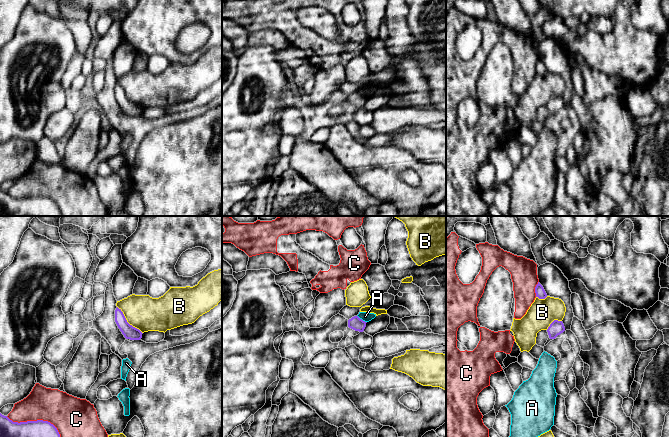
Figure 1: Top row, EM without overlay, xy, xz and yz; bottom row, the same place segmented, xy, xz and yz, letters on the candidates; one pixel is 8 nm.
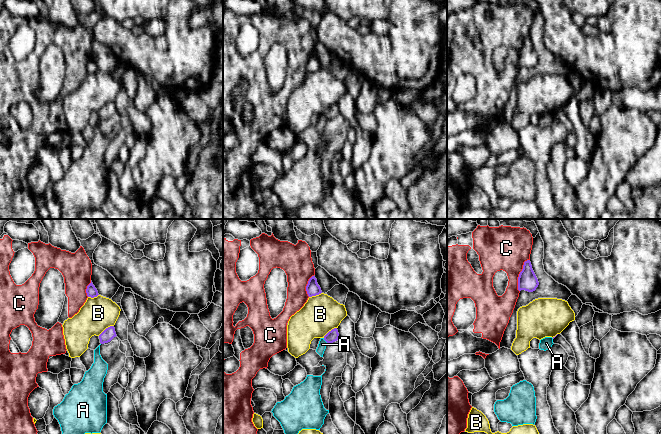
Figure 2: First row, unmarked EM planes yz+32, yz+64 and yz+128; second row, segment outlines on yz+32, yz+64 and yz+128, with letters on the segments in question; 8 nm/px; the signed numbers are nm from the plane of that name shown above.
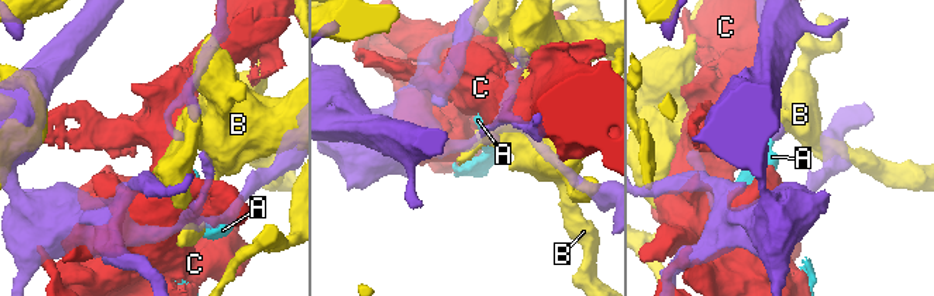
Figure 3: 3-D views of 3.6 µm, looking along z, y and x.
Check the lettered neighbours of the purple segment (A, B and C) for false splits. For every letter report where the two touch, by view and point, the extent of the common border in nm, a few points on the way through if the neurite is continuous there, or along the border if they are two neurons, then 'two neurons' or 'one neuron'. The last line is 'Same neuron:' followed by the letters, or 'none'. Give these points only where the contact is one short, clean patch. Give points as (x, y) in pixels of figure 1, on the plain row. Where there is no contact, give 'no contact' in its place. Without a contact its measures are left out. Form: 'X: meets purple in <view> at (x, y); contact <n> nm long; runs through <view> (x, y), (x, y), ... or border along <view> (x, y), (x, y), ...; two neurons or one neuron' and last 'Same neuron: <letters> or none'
A: meets purple in xz at (361, 95); contact 100 nm long; two neurons
B: meets purple in xy at (126, 97); contact 300 nm long; two neurons
C: meets purple in xy at (37, 196); contact 500 nm long; two neurons
Same neuron: none

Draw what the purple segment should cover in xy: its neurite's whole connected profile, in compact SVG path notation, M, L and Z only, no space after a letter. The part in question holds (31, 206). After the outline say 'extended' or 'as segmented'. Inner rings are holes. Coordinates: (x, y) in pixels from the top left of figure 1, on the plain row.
M0 189L0 216L62 216L48 197L13 198Z; as segmented

